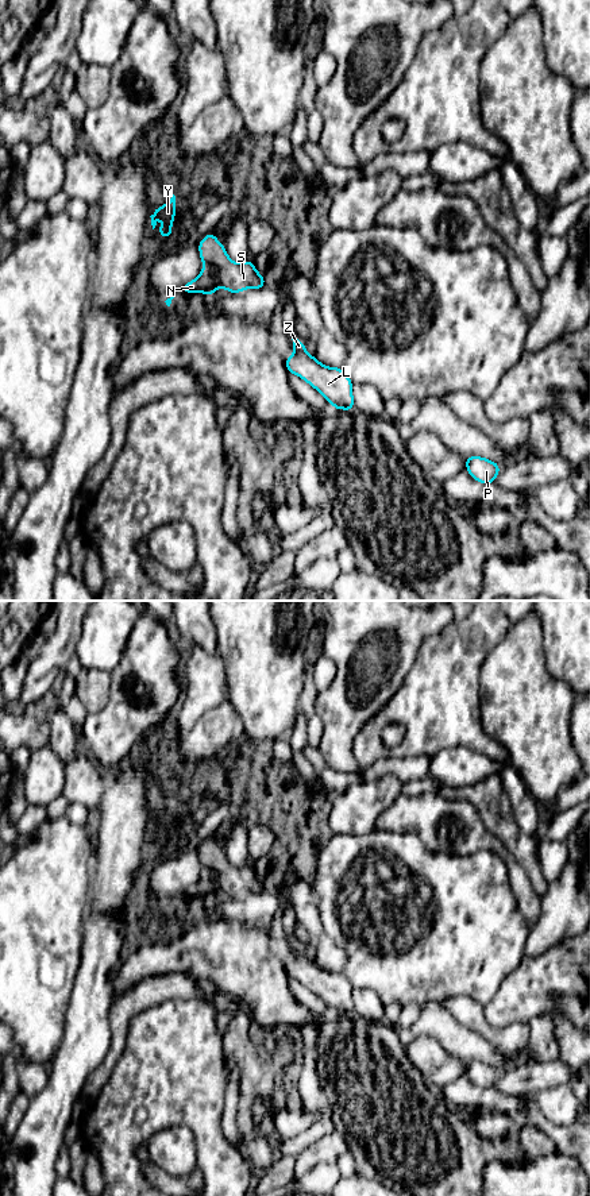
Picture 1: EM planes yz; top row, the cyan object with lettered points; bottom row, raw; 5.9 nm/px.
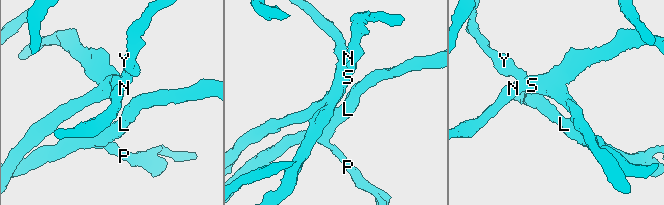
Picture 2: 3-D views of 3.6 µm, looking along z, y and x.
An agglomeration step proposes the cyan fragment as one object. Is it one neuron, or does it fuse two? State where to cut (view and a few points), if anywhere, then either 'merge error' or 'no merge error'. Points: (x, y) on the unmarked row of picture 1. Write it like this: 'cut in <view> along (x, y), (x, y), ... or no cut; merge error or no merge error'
cut in yz along (204, 871), (215, 878), (222, 891); merge error

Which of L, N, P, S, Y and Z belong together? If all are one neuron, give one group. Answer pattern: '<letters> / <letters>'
L N P Z / S Y

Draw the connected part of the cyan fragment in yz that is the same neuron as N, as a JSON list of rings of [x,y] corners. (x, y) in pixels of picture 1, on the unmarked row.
[[[203,872],[200,880],[182,891],[185,899],[204,898],[208,902],[212,900],[220,891],[220,886],[215,876],[208,872]]]

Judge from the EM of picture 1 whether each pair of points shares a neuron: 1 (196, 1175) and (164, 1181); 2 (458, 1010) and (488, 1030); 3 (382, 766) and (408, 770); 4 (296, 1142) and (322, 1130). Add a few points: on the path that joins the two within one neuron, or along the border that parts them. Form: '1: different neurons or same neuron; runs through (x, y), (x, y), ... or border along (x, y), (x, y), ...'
1: same neuron; runs through (188, 1181), (172, 1181)
2: same neuron; runs through (465, 1010), (481, 1026)
3: same neuron; runs through (389, 767), (401, 767)
4: same neuron; runs through (303, 1141), (315, 1133)

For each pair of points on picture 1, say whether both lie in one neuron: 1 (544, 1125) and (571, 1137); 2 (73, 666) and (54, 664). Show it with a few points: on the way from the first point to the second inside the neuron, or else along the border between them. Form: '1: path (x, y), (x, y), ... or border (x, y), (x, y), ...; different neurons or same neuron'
1: path (551, 1130), (565, 1137); same neuron
2: border (74, 654), (65, 671); different neurons

